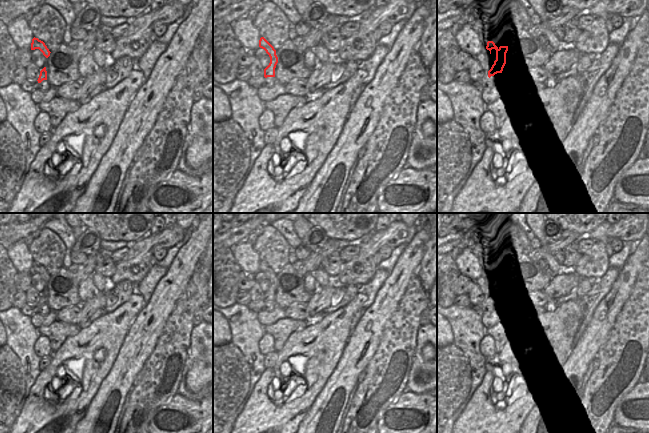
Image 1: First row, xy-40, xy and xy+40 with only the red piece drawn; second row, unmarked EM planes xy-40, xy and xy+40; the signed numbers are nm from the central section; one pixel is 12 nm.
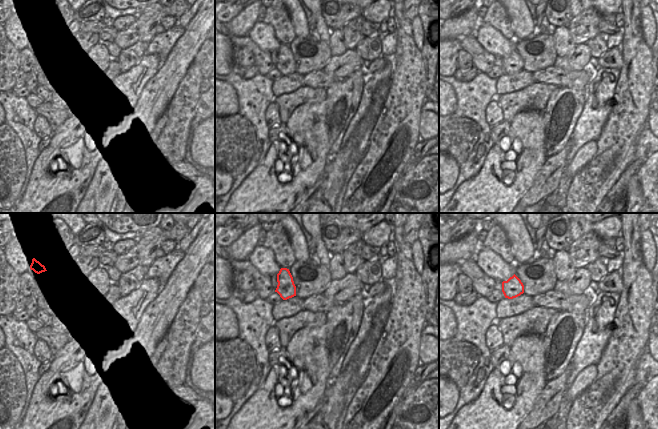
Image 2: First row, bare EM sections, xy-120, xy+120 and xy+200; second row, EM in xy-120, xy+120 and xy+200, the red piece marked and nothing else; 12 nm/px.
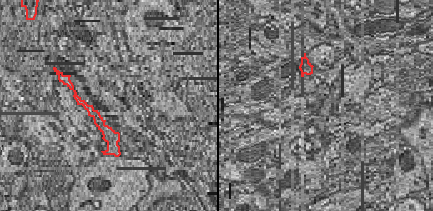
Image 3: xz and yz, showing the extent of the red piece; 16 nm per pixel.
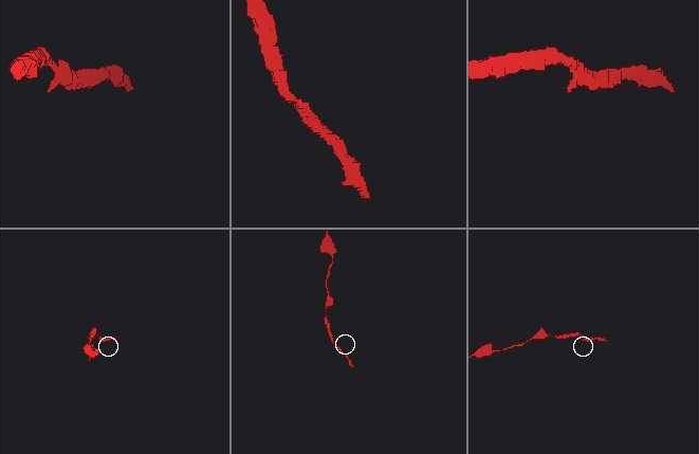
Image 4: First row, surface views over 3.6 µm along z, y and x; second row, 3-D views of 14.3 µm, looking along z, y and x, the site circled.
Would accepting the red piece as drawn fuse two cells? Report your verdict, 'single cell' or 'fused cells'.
fused cells

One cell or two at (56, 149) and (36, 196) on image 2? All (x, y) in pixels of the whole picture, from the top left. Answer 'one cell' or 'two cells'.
one cell

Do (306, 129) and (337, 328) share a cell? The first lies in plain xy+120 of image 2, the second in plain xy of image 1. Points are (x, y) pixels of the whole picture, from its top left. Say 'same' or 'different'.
same

